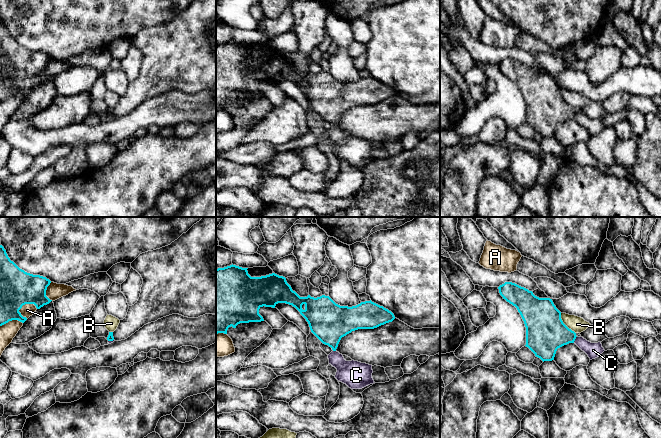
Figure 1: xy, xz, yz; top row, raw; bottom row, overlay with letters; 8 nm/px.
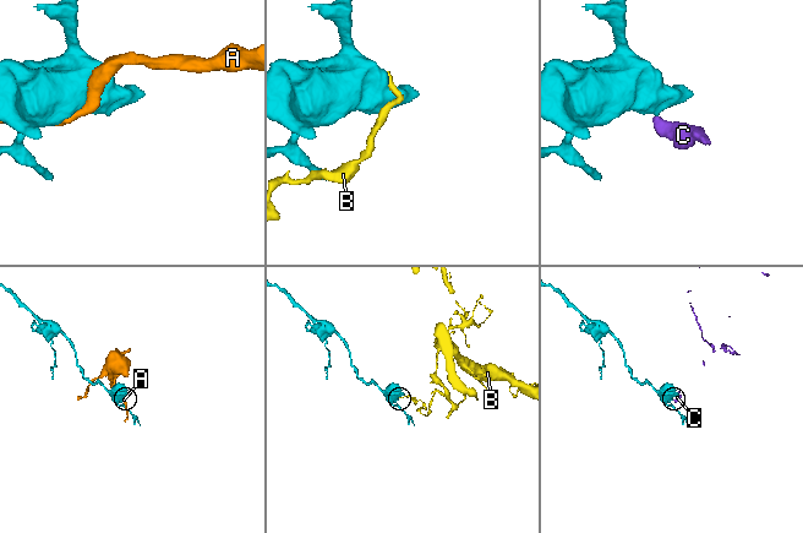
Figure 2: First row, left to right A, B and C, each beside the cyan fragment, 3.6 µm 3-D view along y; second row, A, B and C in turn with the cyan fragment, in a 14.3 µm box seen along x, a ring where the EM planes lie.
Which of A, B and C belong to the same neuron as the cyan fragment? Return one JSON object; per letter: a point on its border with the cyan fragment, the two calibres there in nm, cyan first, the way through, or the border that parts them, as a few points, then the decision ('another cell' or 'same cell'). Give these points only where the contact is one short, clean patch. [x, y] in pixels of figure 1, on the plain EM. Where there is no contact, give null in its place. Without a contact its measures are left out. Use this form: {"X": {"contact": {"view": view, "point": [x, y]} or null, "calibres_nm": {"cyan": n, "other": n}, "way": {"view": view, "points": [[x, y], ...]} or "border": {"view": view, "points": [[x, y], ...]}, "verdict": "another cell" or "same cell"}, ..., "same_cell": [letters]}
{"A": {"contact": {"view": "xy", "point": [27, 79]}, "calibres_nm": {"cyan": 280, "other": 110}, "verdict": "another cell"}, "B": {"contact": {"view": "yz", "point": [564, 100]}, "calibres_nm": {"cyan": 320, "other": 130}, "verdict": "another cell"}, "C": {"contact": {"view": "yz", "point": [575, 114]}, "calibres_nm": {"cyan": 320, "other": 120}, "border": {"view": "yz", "points": [[576, 112], [573, 118]]}, "verdict": "another cell"}, "same_cell": []}

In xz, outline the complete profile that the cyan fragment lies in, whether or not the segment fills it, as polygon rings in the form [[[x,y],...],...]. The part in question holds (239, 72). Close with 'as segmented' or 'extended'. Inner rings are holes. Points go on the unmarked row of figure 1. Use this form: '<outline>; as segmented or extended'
[[[236,41],[216,45],[216,110],[227,110],[229,103],[236,104],[240,99],[261,98],[263,93],[259,85],[286,79],[295,83],[306,95],[311,108],[325,121],[336,127],[342,113],[358,105],[374,105],[395,95],[388,85],[374,78],[365,77],[352,83],[340,82],[329,72],[314,74],[308,71],[300,73],[287,59],[286,54],[275,49],[251,53],[247,47]]]; as segmented

